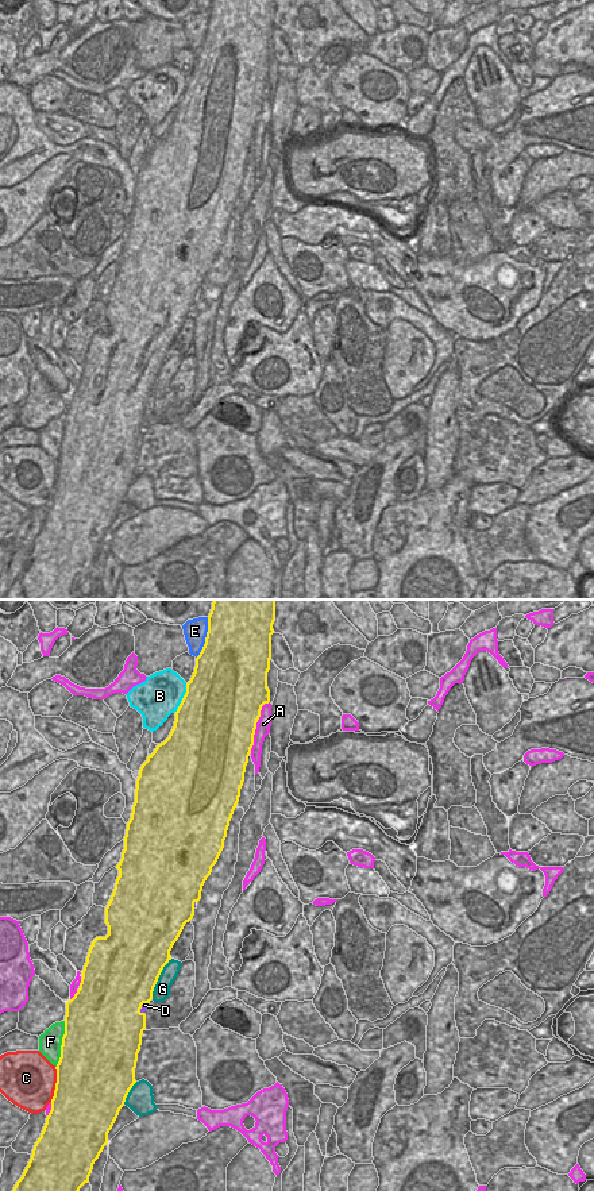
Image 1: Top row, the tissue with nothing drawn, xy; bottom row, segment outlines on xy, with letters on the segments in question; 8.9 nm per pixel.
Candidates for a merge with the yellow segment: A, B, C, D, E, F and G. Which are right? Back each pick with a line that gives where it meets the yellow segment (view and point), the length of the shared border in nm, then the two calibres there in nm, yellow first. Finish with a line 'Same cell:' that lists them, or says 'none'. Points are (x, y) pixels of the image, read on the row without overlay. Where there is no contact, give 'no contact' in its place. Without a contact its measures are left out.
Same cell: none

